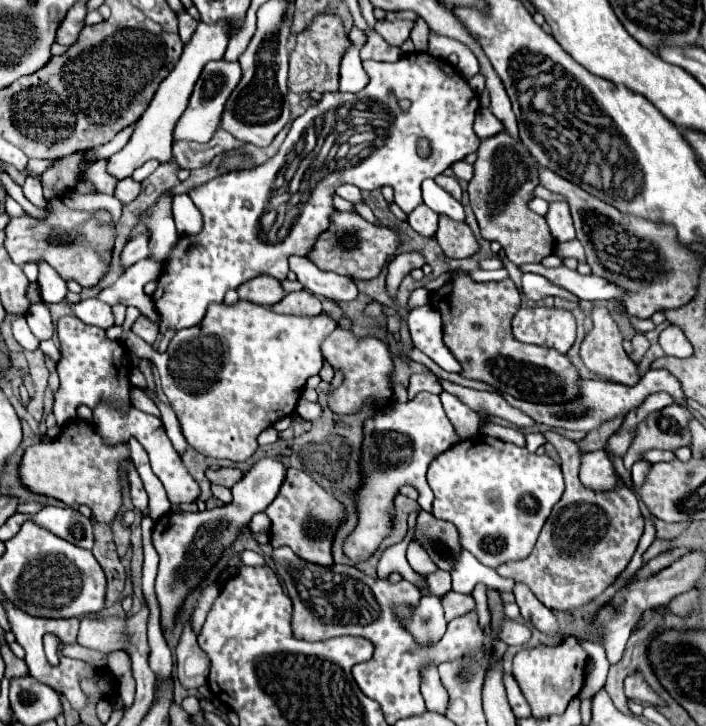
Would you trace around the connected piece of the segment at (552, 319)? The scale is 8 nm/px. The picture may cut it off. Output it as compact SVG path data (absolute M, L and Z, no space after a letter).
M520 308L512 320L512 332L520 342L554 348L562 354L574 344L576 320L568 310Z

